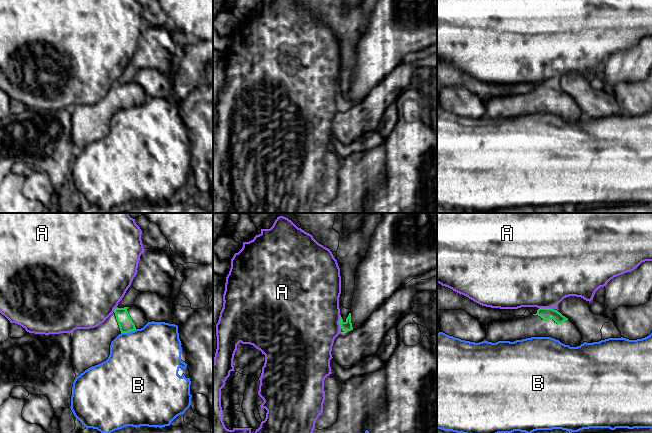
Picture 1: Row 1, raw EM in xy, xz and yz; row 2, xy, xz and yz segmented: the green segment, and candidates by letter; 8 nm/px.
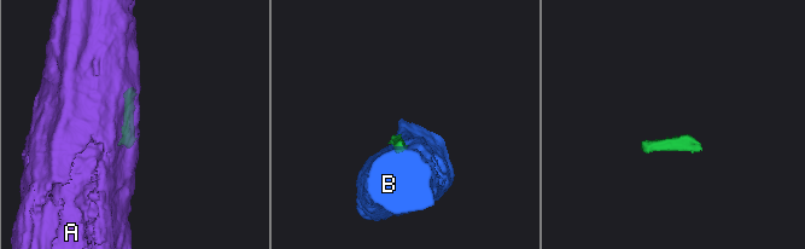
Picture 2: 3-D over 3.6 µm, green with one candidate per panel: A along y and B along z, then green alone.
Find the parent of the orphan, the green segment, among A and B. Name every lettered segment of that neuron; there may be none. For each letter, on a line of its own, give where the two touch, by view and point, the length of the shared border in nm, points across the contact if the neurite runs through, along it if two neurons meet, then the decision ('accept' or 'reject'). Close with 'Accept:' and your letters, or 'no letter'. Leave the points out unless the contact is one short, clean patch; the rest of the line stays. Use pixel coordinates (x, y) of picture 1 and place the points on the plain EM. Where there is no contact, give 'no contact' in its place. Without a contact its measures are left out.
A: yz (546, 84) | 120 nm | along yz (539, 83), (551, 83), (553, 85) | reject
B: xy (128, 108) | 130 nm | reject
Accept: no letter

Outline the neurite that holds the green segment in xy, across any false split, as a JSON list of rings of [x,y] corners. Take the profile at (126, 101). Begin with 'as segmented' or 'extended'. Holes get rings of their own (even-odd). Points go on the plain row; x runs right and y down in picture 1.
extended; [[[132,81],[115,84],[114,88],[95,104],[74,106],[71,109],[71,137],[76,152],[106,137],[110,131],[111,118],[119,110],[141,105],[147,99],[144,89],[137,82]]]

